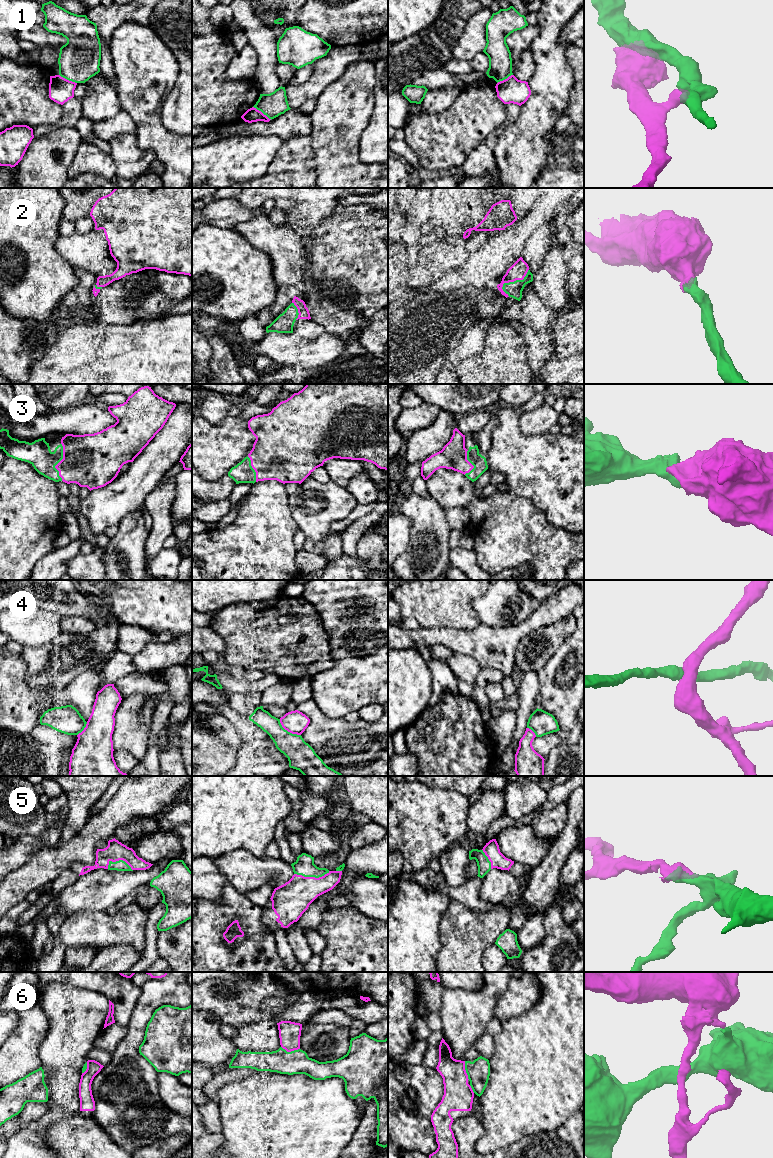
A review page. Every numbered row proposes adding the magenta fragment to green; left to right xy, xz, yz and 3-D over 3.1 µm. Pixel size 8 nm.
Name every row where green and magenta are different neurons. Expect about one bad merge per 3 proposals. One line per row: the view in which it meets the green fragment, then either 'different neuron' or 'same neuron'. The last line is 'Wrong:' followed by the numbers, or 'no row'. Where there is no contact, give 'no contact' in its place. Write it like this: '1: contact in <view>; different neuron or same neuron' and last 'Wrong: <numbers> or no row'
1: contact in xz; different neuron
2: contact in yz; same neuron
3: contact in xy; same neuron
4: contact in xz; different neuron
5: contact in xz; same neuron
6: contact in xz; different neuron
Wrong: 1, 4, 6

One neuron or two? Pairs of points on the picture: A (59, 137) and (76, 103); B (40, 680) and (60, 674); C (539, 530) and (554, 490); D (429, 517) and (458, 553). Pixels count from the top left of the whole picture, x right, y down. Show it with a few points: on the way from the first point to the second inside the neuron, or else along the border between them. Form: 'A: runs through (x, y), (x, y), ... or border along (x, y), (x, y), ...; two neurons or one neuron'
A: border along (74, 126), (60, 125), (44, 136); two neurons
B: runs through (45, 675), (55, 674); one neuron
C: border along (527, 499), (549, 521), (563, 529); two neurons
D: border along (450, 549), (449, 565); two neurons

